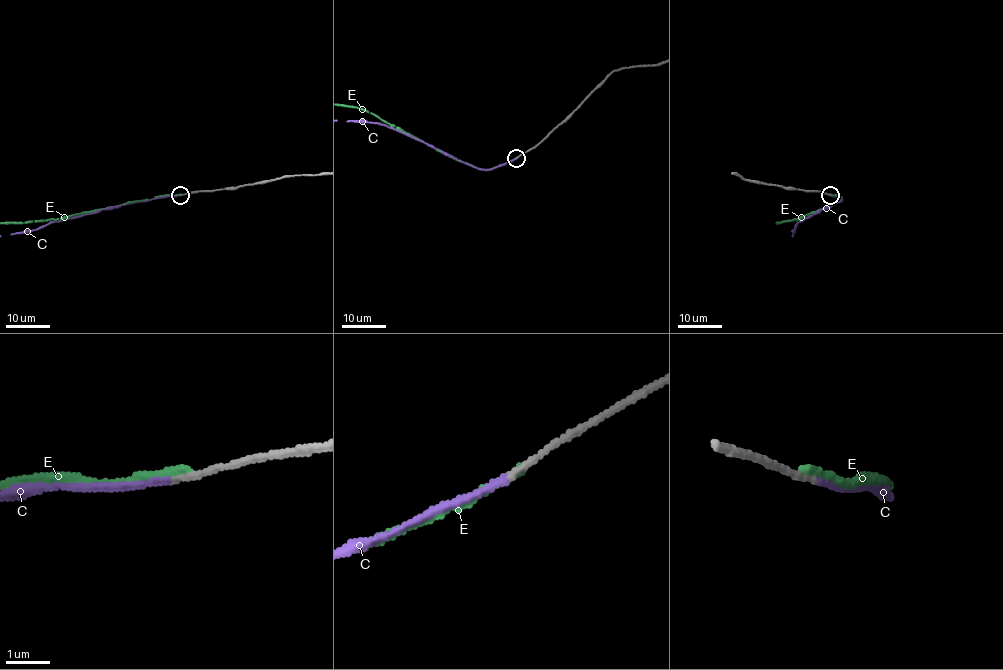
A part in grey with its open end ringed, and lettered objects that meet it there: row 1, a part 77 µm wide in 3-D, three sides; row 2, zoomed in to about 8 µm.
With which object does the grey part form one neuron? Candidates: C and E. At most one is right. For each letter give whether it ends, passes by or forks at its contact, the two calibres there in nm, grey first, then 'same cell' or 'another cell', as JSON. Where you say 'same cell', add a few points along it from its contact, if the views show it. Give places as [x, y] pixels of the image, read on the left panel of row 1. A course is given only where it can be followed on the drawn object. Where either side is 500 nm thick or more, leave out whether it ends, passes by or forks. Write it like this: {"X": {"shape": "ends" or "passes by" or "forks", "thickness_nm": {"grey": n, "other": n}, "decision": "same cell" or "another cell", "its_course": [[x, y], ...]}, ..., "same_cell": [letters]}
{"C": {"shape": "ends", "thickness_nm": {"grey": 150, "other": 150}, "decision": "same cell"}, "E": {"shape": "ends", "thickness_nm": {"grey": 160, "other": 200}, "decision": "another cell"}, "same_cell": ["C"]}

